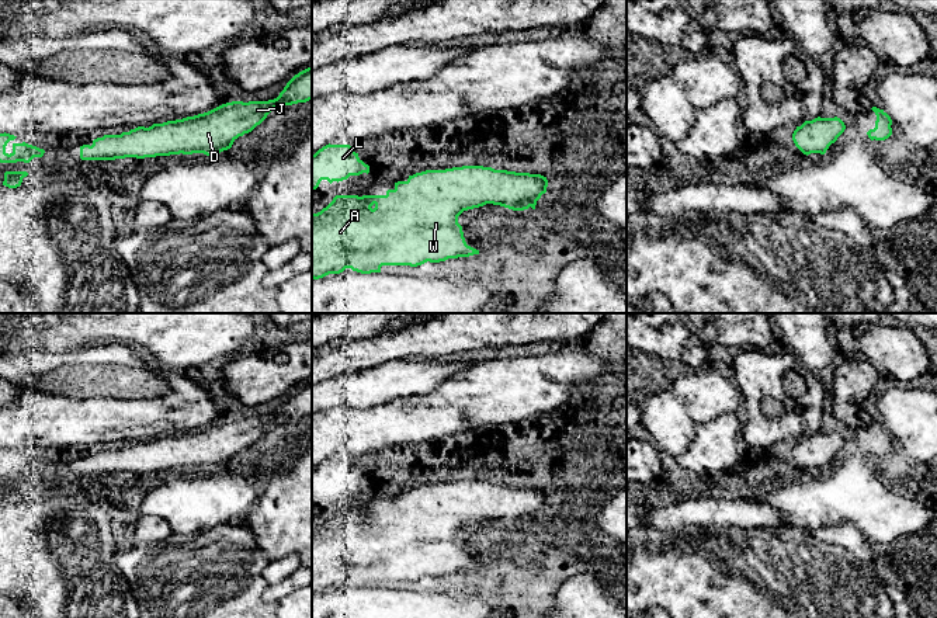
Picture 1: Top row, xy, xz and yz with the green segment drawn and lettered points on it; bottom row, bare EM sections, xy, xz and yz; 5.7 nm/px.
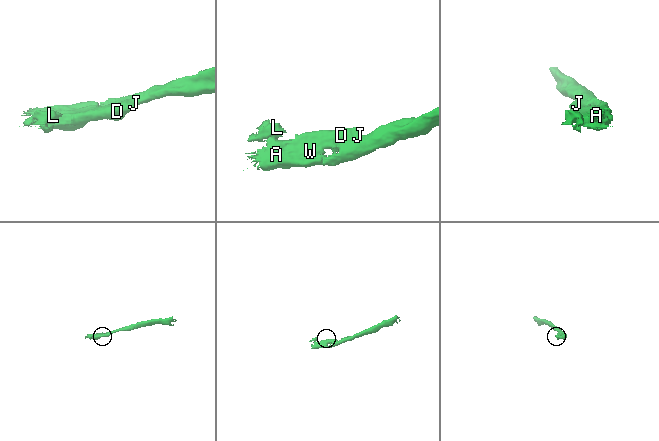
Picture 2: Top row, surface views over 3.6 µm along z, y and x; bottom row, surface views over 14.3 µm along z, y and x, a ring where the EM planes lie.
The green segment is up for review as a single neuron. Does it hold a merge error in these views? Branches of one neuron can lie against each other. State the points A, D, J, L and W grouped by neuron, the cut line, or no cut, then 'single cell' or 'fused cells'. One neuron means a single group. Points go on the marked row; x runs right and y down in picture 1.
A D J L W | no cut | single cell

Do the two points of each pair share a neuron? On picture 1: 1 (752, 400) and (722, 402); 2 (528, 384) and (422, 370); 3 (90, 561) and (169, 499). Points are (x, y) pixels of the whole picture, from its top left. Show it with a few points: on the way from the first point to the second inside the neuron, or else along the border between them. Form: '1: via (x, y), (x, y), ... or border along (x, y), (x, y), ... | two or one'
1: border along (736, 388), (743, 402) | two
2: border along (476, 364), (455, 374), (429, 392) | two
3: border along (158, 486), (143, 497), (139, 514) | two

